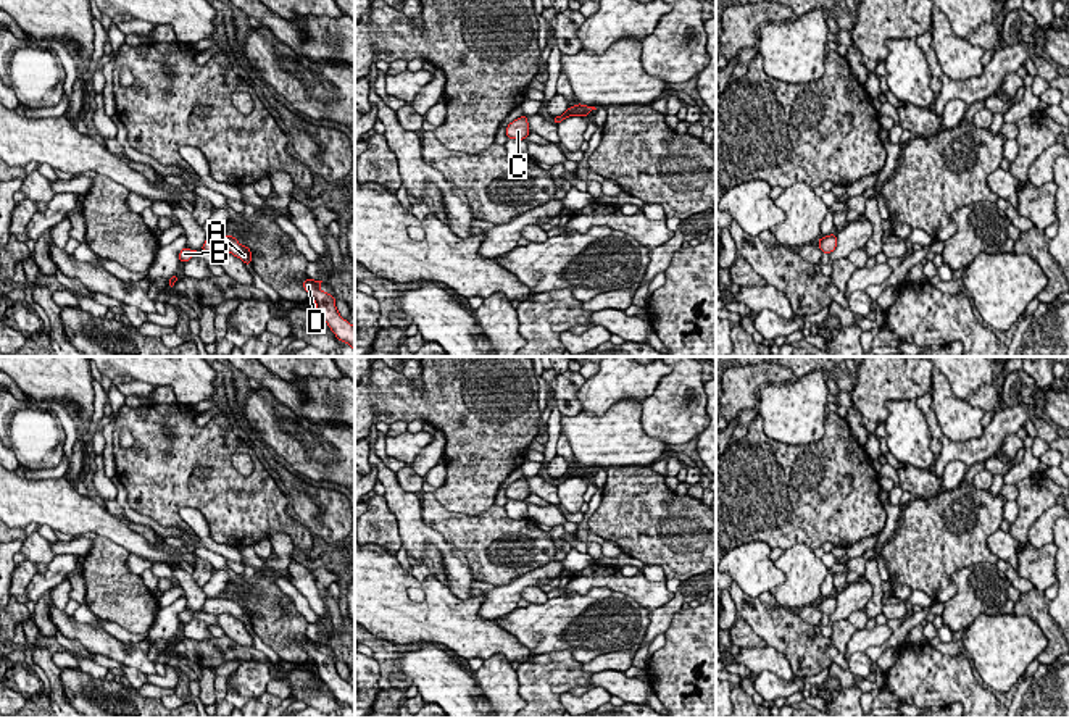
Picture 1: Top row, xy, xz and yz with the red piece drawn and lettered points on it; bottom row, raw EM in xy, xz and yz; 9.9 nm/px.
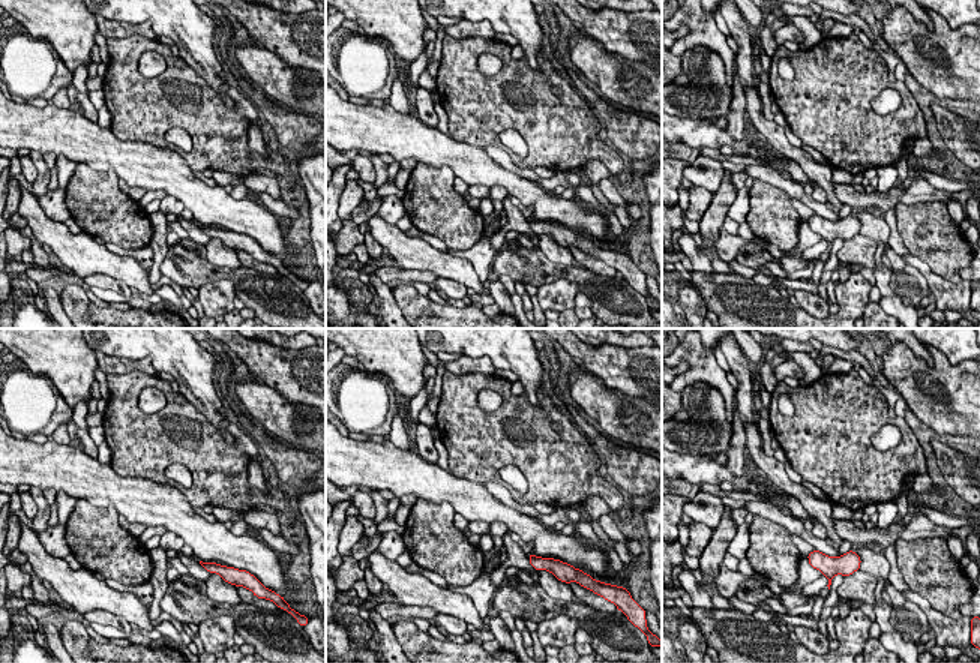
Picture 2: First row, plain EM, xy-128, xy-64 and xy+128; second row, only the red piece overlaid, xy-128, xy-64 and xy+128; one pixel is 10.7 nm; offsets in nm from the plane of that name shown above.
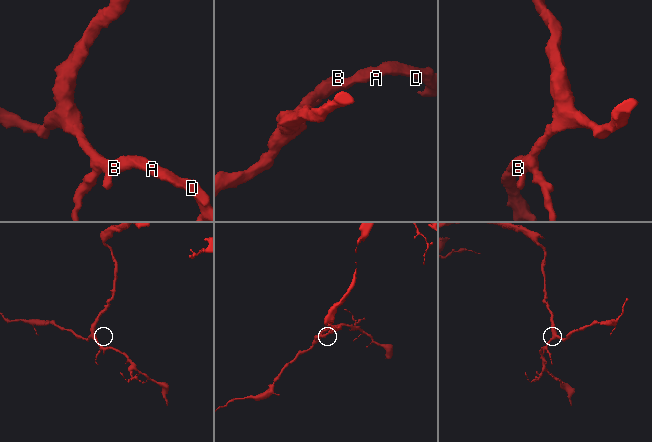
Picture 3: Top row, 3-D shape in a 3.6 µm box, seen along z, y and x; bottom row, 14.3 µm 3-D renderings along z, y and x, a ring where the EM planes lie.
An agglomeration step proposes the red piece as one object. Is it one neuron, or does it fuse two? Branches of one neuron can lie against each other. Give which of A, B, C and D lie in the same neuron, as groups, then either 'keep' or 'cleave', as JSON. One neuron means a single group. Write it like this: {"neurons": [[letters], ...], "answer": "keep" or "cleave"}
{"neurons": [["A", "B", "C", "D"]], "answer": "keep"}

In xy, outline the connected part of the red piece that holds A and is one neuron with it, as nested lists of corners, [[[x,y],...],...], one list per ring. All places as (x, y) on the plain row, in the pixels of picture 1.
[[[226,595],[208,597],[200,612],[210,615],[229,613],[234,618],[240,620],[245,626],[252,626],[250,610],[247,607],[240,607],[237,599],[234,597]]]

